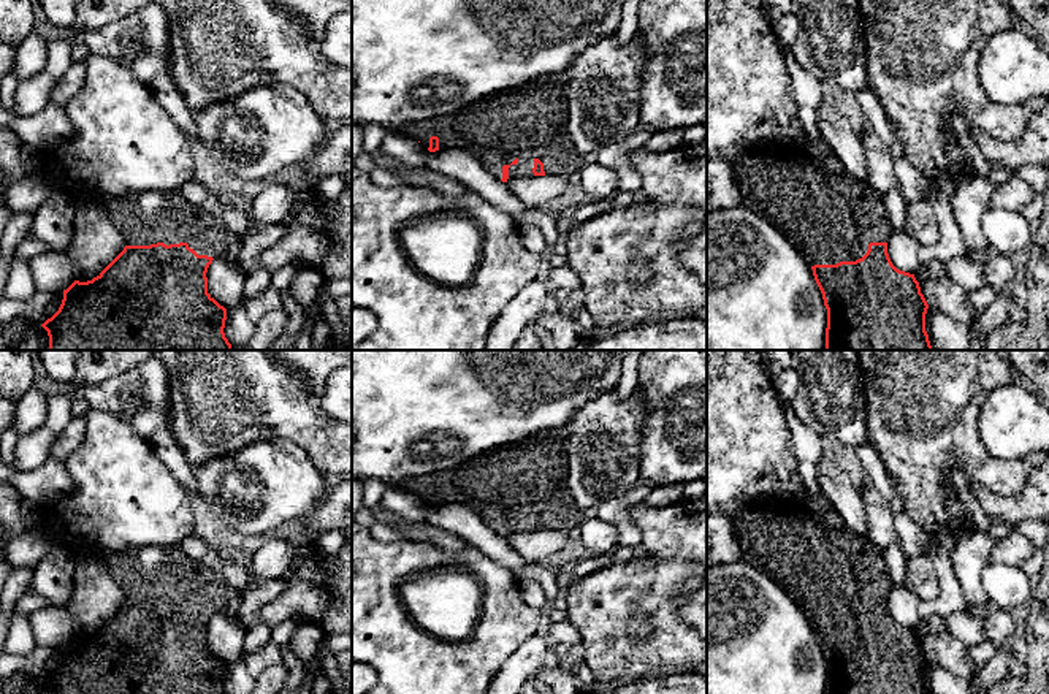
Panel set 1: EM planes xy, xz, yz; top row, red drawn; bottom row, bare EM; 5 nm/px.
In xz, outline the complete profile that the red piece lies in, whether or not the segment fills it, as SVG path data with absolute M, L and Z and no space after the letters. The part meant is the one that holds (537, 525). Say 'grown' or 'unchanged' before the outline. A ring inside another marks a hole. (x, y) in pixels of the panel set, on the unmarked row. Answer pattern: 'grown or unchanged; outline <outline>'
grown; outline M555 429L485 452L452 471L406 479L398 488L417 494L429 507L464 504L502 537L545 529L569 532L583 521L583 510L570 498L566 474L567 433Z

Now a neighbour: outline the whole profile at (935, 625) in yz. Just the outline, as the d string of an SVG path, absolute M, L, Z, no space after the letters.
M933 613L914 627L916 635L921 639L924 634L941 635L948 632L948 624L943 616Z

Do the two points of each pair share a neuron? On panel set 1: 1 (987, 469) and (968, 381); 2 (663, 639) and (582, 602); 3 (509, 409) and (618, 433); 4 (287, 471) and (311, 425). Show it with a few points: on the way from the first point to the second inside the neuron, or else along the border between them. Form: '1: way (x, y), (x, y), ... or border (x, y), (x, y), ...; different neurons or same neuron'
1: way (965, 447), (965, 403); same neuron
2: way (642, 647), (626, 647), (602, 623); same neuron
3: border (596, 398), (585, 403), (563, 428); different neurons
4: border (263, 439), (286, 438), (293, 441), (324, 474); different neurons

